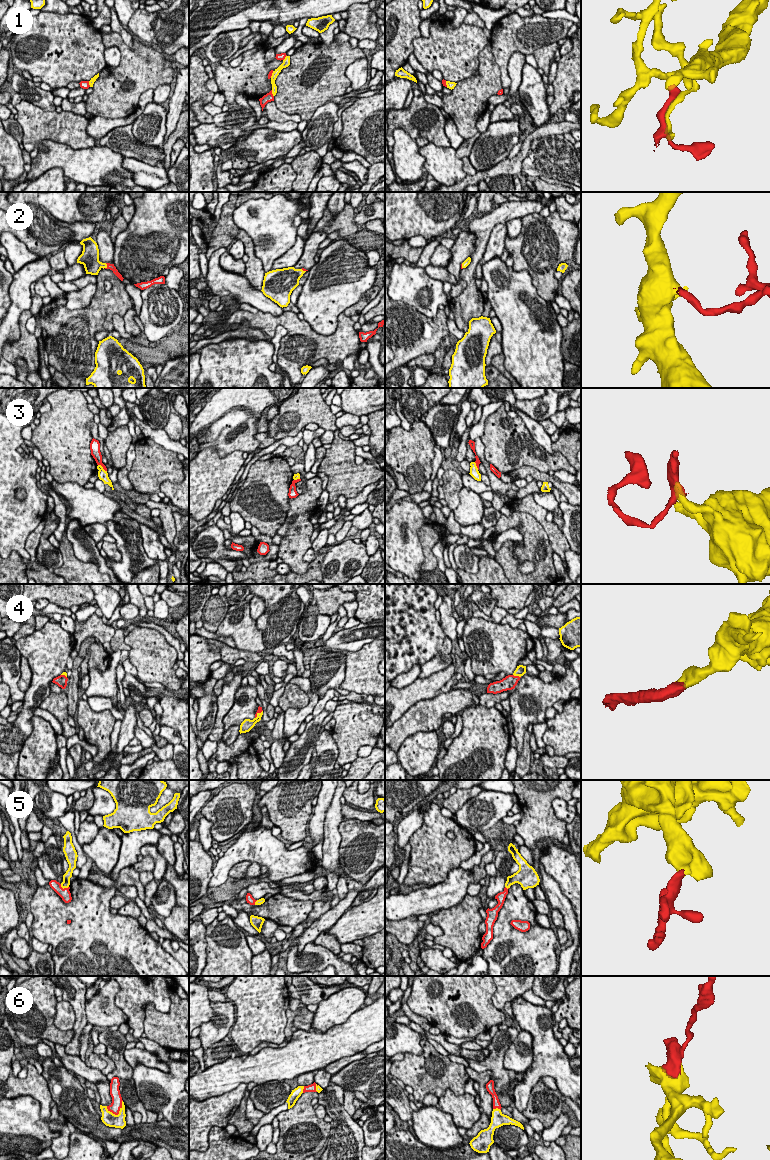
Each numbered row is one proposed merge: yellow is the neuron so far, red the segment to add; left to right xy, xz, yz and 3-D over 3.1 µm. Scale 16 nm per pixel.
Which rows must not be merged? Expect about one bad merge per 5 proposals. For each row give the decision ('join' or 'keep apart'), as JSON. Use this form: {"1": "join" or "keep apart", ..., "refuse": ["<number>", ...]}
{"1": "keep apart", "2": "join", "3": "keep apart", "4": "join", "5": "join", "6": "join", "refuse": ["1", "3"]}

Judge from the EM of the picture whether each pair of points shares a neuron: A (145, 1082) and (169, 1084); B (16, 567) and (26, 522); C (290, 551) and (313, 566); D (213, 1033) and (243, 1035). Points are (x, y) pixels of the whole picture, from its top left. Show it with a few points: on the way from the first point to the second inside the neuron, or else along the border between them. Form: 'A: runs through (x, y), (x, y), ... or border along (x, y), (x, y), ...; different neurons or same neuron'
A: runs through (151, 1084), (163, 1084); same neuron
B: border along (10, 552), (15, 551), (21, 557); different neurons
C: border along (309, 563), (308, 568), (303, 573); different neurons
D: border along (235, 1018), (232, 1026); different neurons

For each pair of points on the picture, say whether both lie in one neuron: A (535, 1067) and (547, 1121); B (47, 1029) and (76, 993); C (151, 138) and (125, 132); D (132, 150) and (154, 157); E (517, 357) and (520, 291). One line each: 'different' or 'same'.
A: different
B: different
C: different
D: same
E: same

